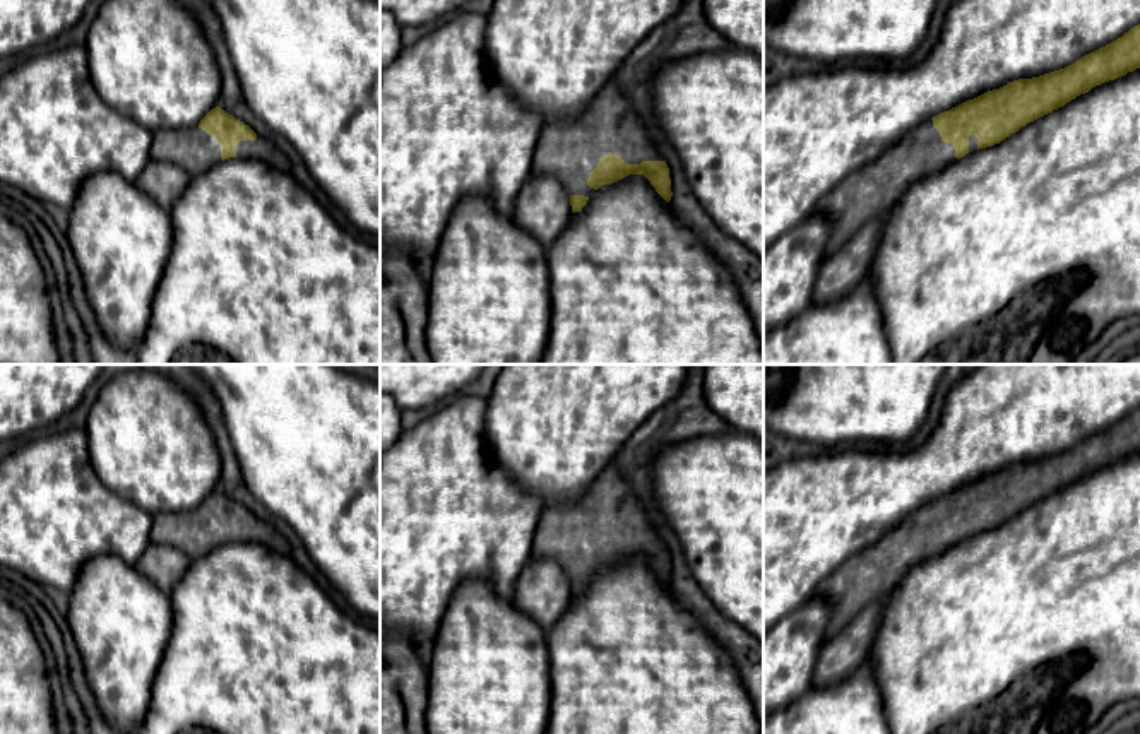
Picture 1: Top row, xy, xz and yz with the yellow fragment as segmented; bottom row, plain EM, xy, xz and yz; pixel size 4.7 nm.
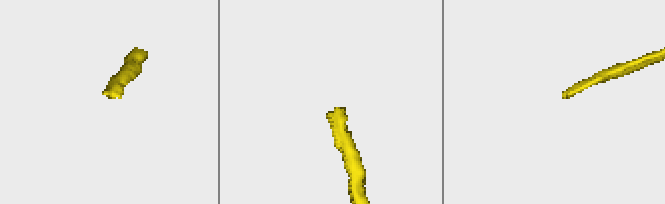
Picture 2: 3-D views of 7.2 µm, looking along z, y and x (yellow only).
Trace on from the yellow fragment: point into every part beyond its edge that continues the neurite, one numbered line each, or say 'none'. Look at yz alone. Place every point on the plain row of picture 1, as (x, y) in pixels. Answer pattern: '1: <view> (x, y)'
1: yz (861, 579)

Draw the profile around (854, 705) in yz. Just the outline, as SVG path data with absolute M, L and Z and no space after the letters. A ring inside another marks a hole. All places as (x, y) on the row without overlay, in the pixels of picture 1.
M864 659L851 678L832 688L810 688L796 701L763 719L763 734L890 734L875 664Z

